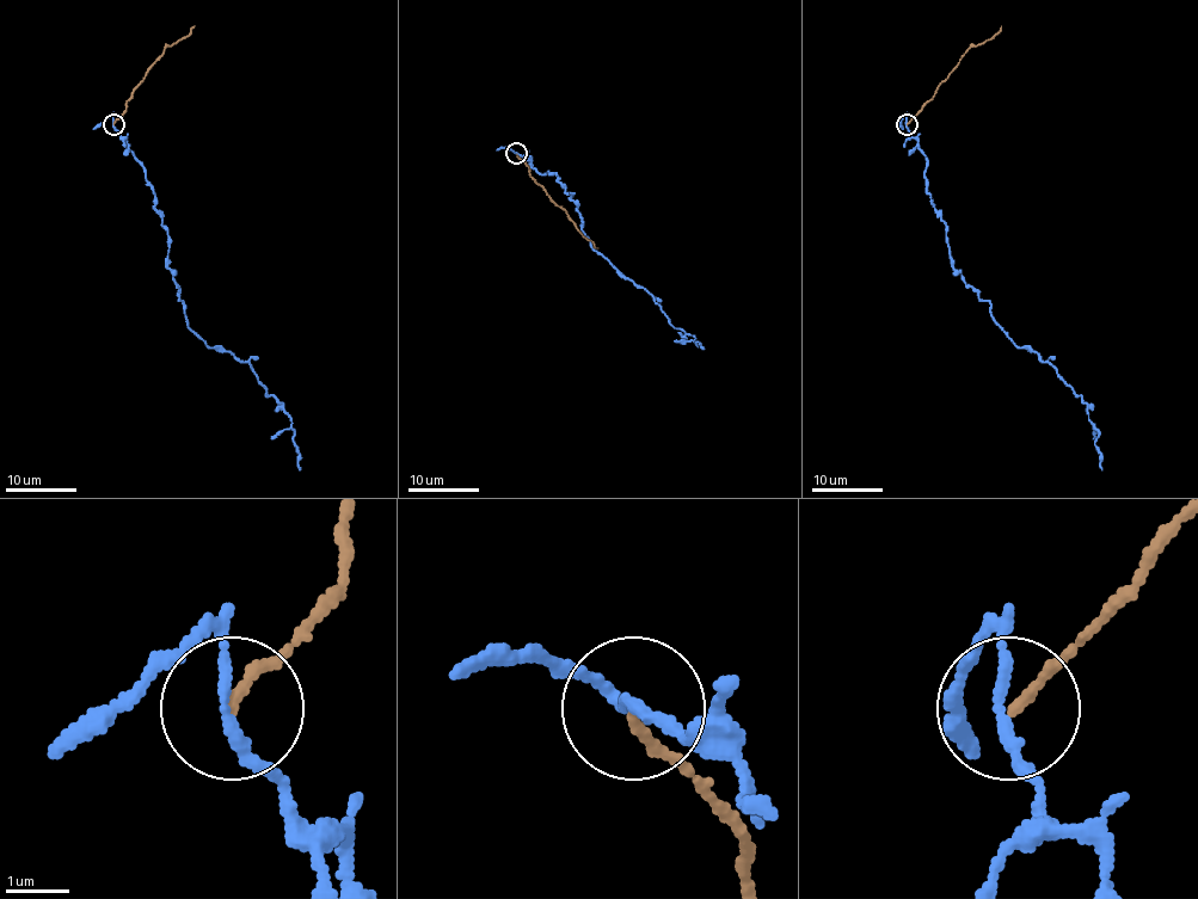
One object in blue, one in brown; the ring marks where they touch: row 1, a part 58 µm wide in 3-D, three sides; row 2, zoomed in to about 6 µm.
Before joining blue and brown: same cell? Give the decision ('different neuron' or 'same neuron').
different neuron

